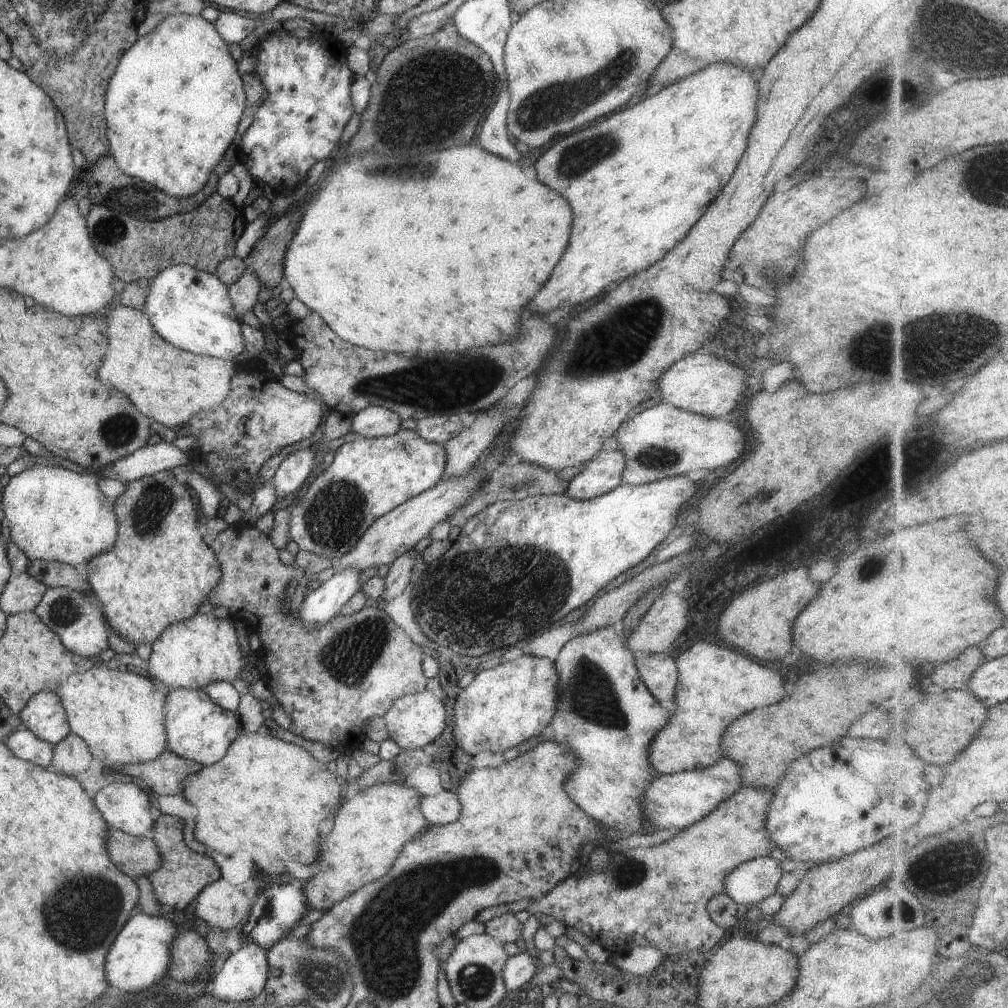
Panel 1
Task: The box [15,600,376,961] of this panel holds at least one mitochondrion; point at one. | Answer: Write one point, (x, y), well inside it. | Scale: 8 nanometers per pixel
(80, 915)

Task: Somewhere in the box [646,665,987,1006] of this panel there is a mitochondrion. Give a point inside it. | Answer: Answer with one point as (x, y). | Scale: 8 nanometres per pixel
(941, 870)

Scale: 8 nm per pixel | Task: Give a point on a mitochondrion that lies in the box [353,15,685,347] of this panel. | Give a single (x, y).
(552, 103)

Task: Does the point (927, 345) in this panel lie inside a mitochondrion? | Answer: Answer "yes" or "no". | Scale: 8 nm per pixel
yes

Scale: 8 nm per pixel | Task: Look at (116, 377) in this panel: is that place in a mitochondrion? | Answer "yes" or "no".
no

